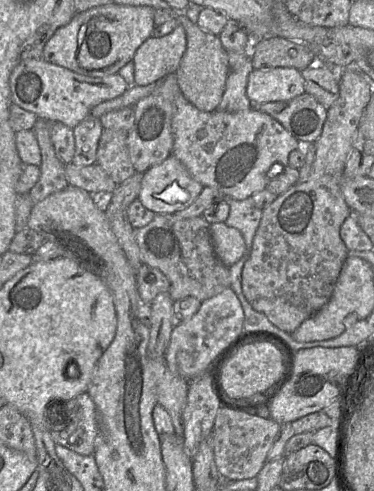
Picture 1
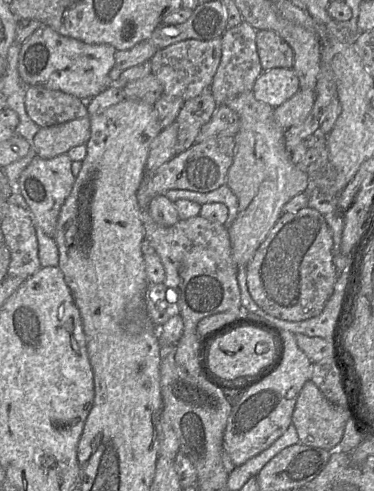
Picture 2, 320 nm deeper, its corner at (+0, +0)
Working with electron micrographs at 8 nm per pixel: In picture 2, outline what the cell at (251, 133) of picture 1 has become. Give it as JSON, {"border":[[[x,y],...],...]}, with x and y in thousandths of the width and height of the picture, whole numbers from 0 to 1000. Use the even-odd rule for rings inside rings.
{"border":[[[805,181],[770,206],[735,220],[733,240],[759,265],[807,251],[842,208],[842,183]]]}

